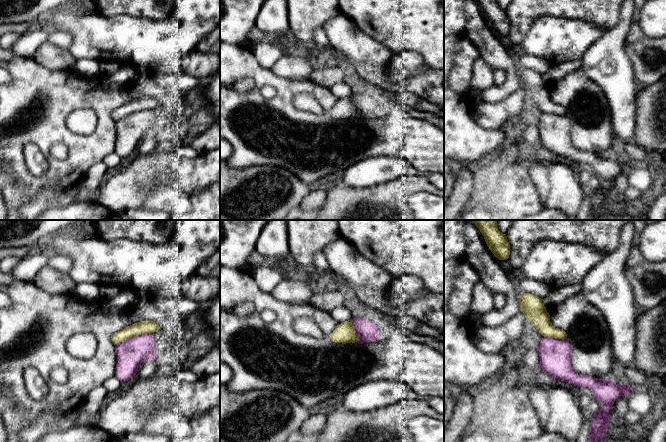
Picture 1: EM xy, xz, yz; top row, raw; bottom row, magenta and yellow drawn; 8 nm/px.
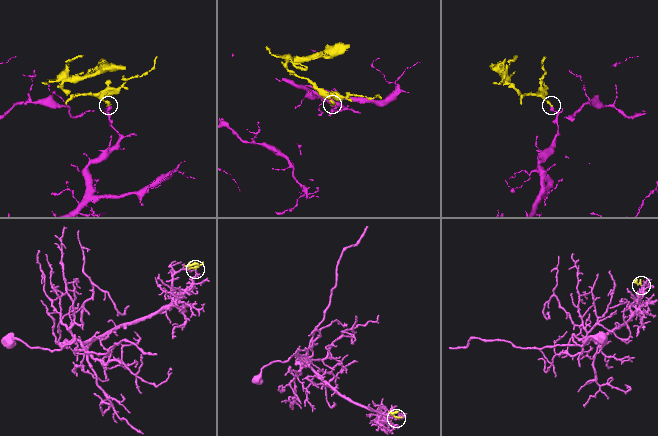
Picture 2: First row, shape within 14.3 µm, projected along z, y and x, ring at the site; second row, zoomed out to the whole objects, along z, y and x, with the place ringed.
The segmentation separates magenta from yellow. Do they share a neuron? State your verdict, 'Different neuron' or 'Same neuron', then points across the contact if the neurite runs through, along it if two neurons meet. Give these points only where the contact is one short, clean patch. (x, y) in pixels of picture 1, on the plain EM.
Different neuron. Boundary: xy (152, 108), (130, 113), (115, 121)

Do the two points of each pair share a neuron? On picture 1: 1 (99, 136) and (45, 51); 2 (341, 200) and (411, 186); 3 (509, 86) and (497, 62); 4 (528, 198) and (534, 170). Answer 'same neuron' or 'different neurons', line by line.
1: different neurons
2: same neuron
3: same neuron
4: different neurons

